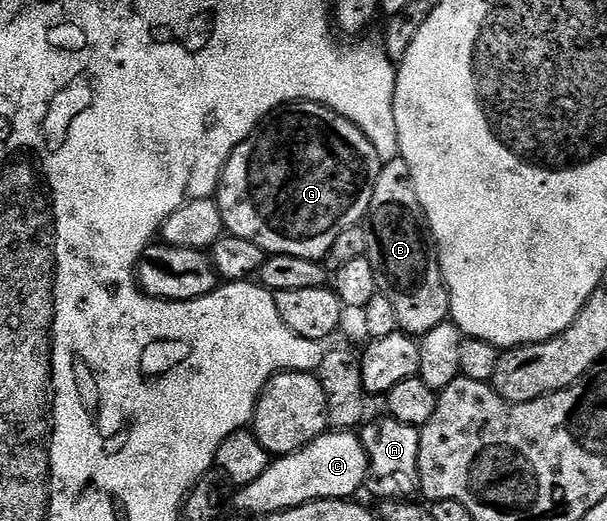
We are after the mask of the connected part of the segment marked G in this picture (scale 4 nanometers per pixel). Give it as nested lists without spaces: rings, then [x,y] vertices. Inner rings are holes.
[[[304,101],[283,108],[269,124],[240,143],[224,167],[216,200],[225,232],[256,243],[267,255],[279,253],[322,261],[332,243],[336,243],[340,231],[363,224],[383,164],[369,139],[327,105]]]

